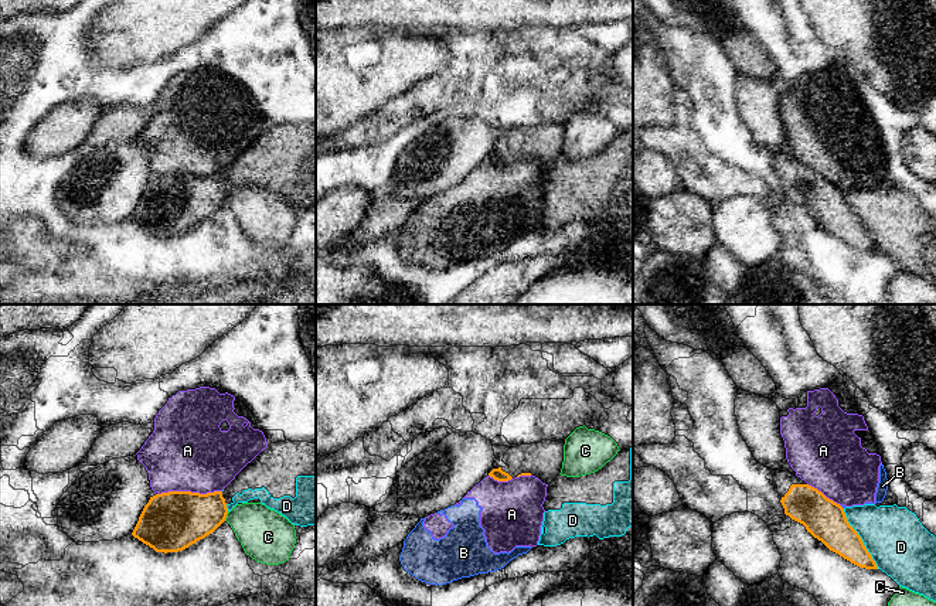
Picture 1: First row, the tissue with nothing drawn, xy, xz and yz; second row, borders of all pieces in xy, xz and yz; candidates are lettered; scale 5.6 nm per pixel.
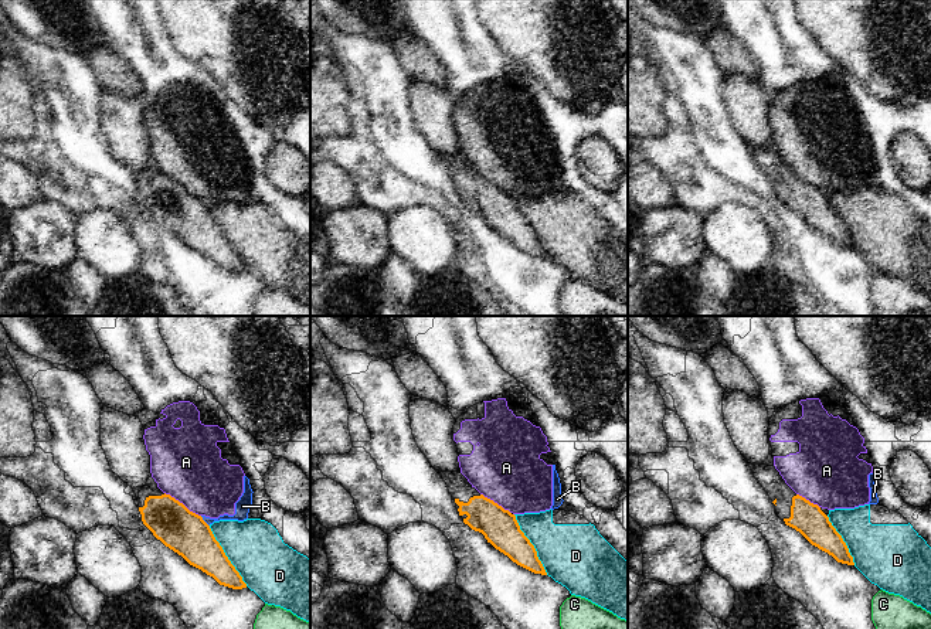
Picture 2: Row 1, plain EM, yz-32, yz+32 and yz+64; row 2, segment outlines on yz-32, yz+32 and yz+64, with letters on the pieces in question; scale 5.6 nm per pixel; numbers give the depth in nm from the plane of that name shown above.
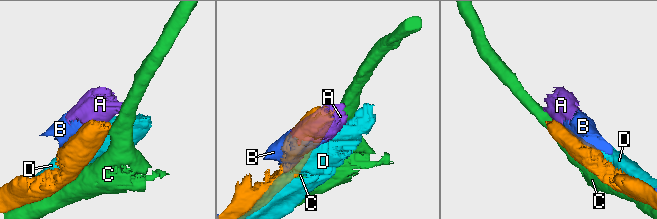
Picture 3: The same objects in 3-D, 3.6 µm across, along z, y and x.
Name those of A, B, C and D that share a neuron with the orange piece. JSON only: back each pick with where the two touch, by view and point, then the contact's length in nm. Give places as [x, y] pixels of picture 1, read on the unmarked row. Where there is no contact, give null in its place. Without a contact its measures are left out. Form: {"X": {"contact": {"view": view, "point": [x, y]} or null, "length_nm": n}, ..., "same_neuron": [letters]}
{"same_neuron": []}

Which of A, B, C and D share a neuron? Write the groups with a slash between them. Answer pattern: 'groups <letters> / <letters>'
groups A B / C / D

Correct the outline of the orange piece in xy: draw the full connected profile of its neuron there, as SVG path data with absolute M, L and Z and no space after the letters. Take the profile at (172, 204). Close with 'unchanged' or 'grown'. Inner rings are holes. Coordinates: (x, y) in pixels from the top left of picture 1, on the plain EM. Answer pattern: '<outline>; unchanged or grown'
M169 174L150 180L132 215L156 235L178 235L214 215L227 201L222 174Z; unchanged

